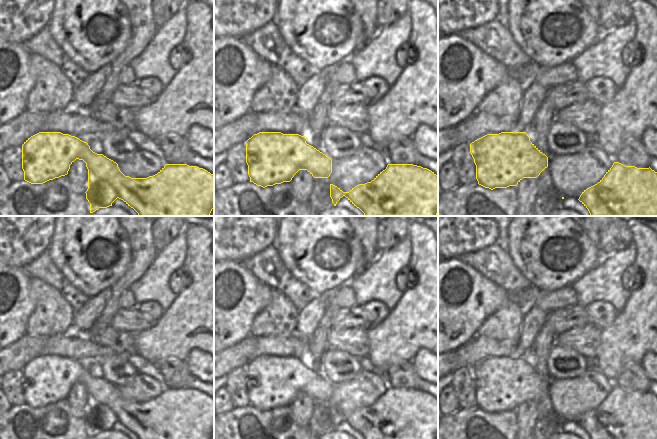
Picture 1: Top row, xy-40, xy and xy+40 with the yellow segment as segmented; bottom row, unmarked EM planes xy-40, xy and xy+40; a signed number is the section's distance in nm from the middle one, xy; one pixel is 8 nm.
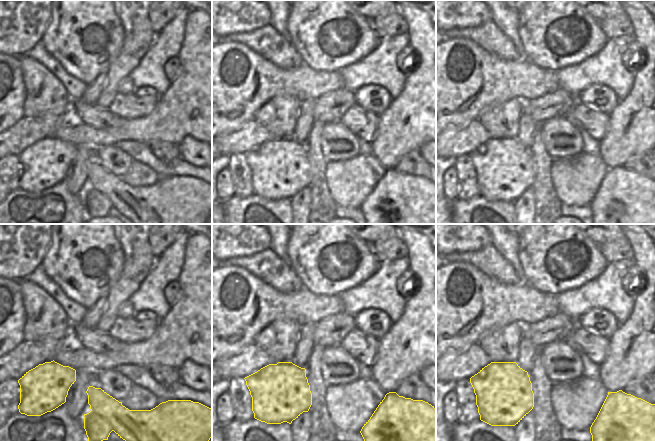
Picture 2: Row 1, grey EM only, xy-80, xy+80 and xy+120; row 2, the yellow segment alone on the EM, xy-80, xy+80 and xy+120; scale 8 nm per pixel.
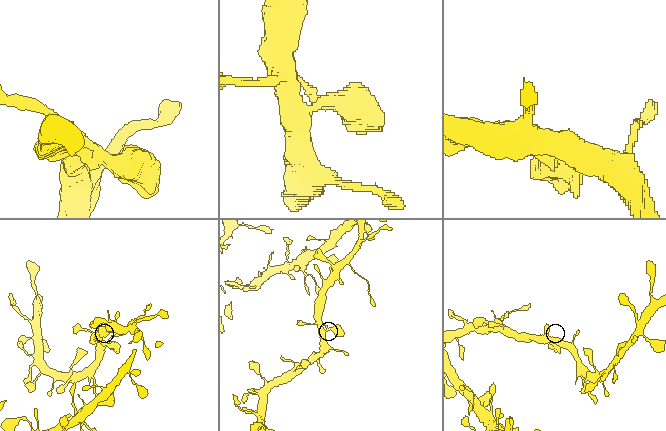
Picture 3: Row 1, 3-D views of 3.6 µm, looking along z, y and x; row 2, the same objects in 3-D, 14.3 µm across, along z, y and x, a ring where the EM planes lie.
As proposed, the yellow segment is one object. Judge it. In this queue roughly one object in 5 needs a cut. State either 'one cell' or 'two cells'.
one cell

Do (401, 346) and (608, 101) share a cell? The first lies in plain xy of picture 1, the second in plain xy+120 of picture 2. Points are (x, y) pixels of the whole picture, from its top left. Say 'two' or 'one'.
two

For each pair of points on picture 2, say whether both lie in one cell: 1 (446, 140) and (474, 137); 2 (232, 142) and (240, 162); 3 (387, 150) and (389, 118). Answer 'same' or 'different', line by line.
1: same
2: different
3: same

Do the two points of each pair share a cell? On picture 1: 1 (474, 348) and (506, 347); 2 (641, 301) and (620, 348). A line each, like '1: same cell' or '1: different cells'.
1: same cell
2: same cell

